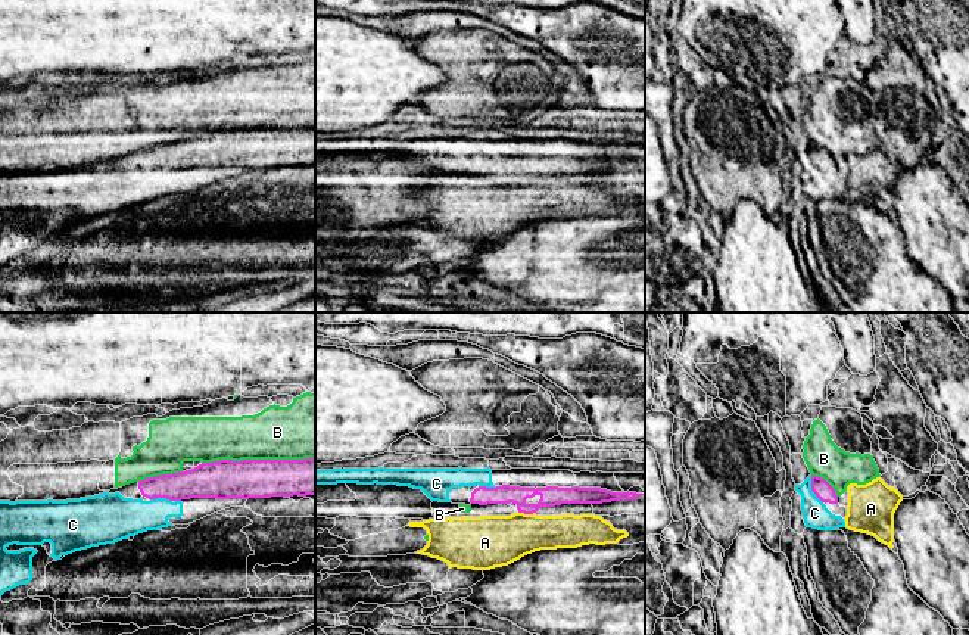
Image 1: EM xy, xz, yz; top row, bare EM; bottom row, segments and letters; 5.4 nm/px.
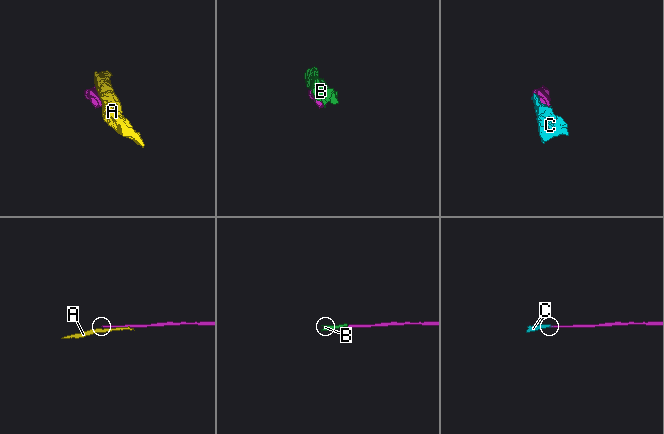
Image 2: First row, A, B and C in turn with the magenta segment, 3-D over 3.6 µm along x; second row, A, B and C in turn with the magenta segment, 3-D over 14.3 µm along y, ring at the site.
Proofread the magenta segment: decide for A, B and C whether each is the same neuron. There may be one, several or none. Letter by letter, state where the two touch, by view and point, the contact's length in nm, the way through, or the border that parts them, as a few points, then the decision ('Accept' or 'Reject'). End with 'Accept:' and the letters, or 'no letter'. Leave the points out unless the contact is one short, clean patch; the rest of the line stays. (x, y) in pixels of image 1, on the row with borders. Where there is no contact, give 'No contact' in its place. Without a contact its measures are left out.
A: Touches magenta at xz (526, 513). Shared border 80 nm. Reject
B: Touches magenta at xy (258, 460). Shared border 600 nm. Reject
C: Touches magenta at yz (812, 489). Shared border 170 nm. Path across: yz (825, 492), (812, 489), (815, 513). Accept
Accept: C

